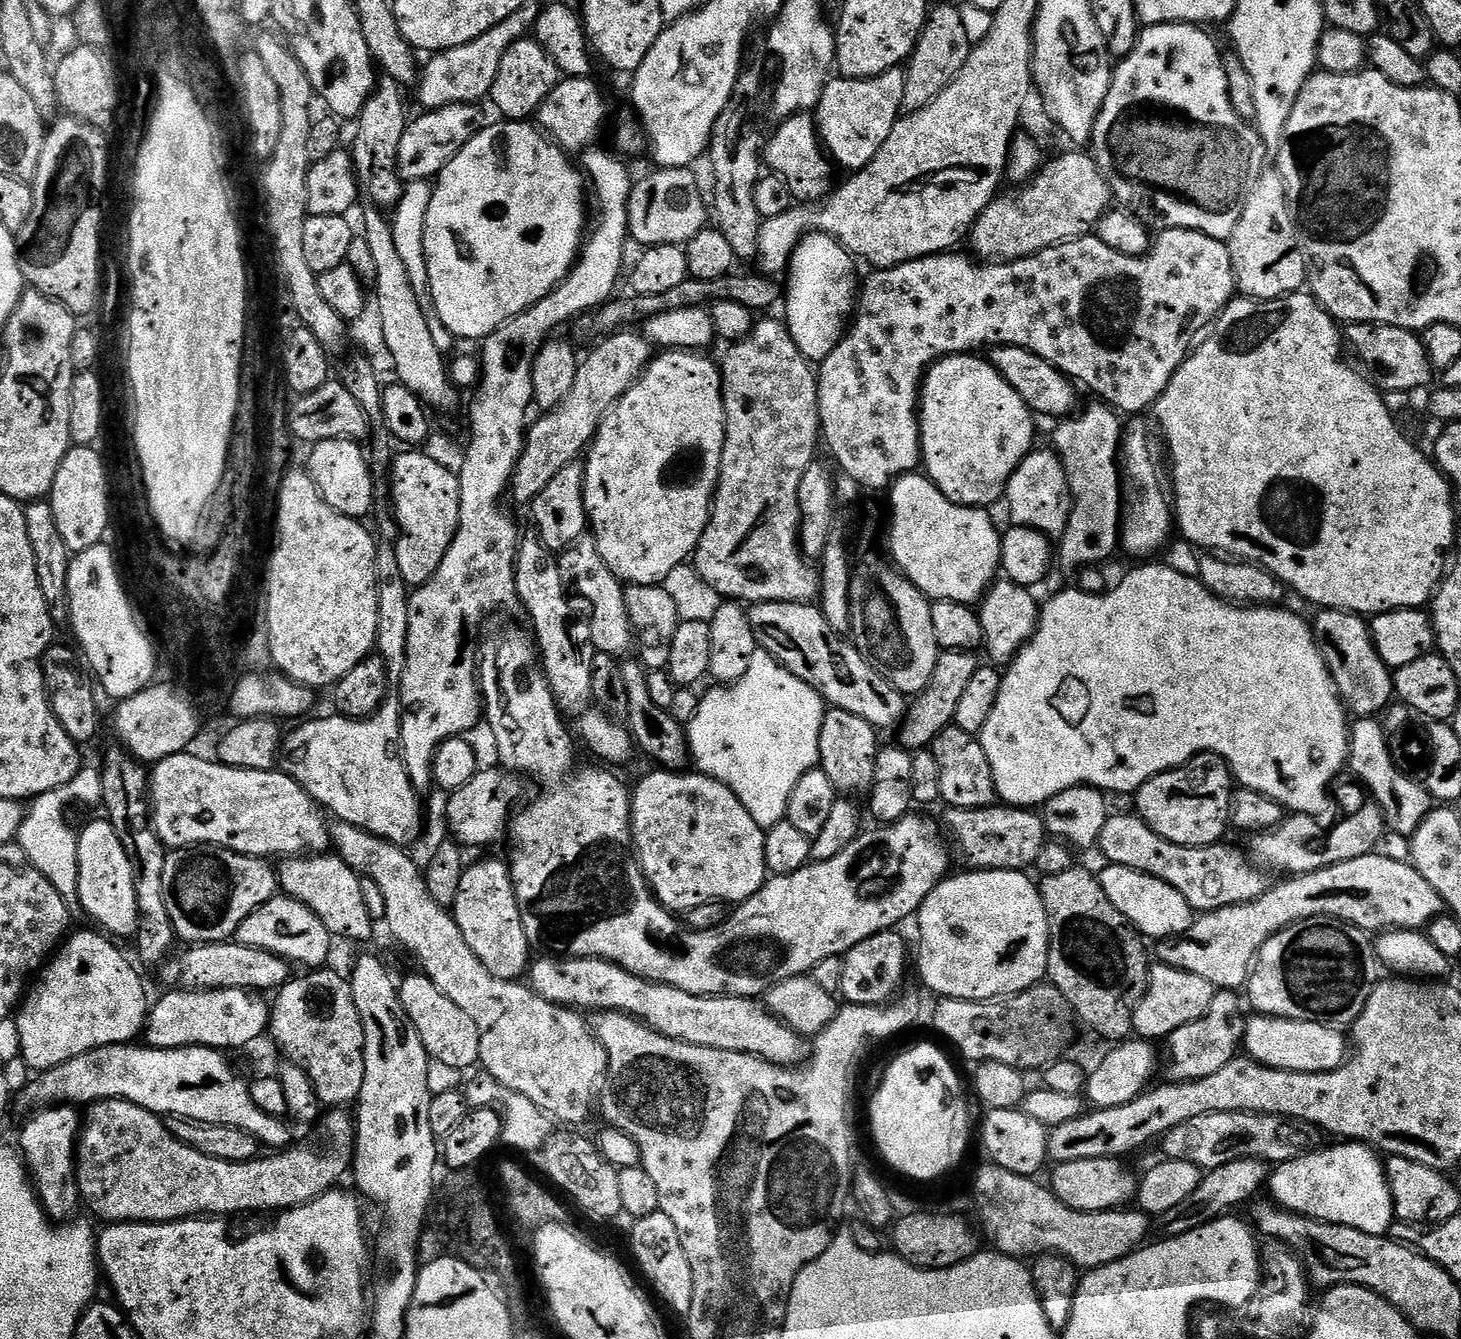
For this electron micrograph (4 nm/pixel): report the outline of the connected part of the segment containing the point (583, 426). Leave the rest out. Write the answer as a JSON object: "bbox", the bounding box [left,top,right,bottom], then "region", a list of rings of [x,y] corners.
{"bbox":[510,330,654,506],"region":[[[632,330],[612,333],[597,344],[586,358],[583,357],[571,392],[564,401],[557,408],[545,411],[541,415],[544,417],[527,429],[524,452],[510,485],[511,499],[513,496],[524,506],[531,505],[536,496],[550,486],[558,470],[568,464],[576,464],[581,459],[582,453],[596,439],[596,432],[604,417],[644,372],[654,356],[653,345],[643,335],[632,333]]]}

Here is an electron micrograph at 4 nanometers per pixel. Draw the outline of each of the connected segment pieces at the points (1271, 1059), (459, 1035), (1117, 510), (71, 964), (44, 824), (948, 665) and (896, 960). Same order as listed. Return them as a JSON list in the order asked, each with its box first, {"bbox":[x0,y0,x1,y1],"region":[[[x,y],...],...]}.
[{"bbox":[1242,1014,1350,1072],"region":[[[1259,1014],[1247,1017],[1242,1048],[1259,1064],[1287,1072],[1329,1072],[1342,1067],[1350,1056],[1349,1037],[1339,1028],[1318,1022],[1283,1020],[1277,1016]]]},{"bbox":[398,976,480,1070],"region":[[[408,976],[399,981],[398,987],[402,1006],[410,1022],[414,1022],[414,1030],[418,1030],[418,1038],[422,1038],[422,1046],[431,1059],[461,1070],[480,1064],[480,1031],[474,1026],[474,1018],[469,1018],[456,1003],[450,1002],[429,976]]]},{"bbox":[1054,402,1122,577],"region":[[[1092,402],[1084,413],[1065,419],[1056,428],[1054,451],[1066,470],[1072,495],[1072,512],[1066,530],[1058,540],[1058,568],[1068,576],[1079,577],[1082,570],[1107,565],[1120,543],[1122,485],[1120,483],[1121,417],[1109,405]]]},{"bbox":[14,932,150,1069],"region":[[[96,932],[69,935],[63,947],[45,963],[38,979],[31,985],[30,991],[23,997],[15,1013],[14,1019],[20,1039],[19,1055],[28,1064],[29,1069],[53,1068],[95,1048],[127,1044],[135,1041],[139,1032],[141,1035],[145,1031],[150,999],[148,1000],[147,994],[144,993],[144,984],[140,981],[135,966],[111,944],[113,941],[107,935]]]},{"bbox":[18,767,102,902],"region":[[[81,767],[78,775],[66,786],[56,788],[45,796],[35,797],[27,809],[24,821],[20,827],[18,843],[21,850],[34,862],[34,866],[44,877],[62,894],[64,899],[72,902],[77,899],[76,887],[78,886],[78,832],[67,824],[68,807],[71,804],[85,804],[92,808],[102,801],[102,778],[100,768]]]},{"bbox":[898,651,978,750],"region":[[[941,651],[927,690],[911,701],[908,711],[904,714],[904,723],[898,729],[899,747],[909,750],[931,749],[935,739],[942,734],[942,730],[954,724],[958,701],[962,699],[965,687],[970,683],[974,670],[978,667],[976,658],[978,658],[976,652]]]},{"bbox":[839,930,908,1008],"region":[[[896,930],[879,932],[844,953],[839,995],[845,996],[849,1005],[875,1008],[889,1003],[901,991],[900,983],[908,968],[908,948],[898,933]]]}]

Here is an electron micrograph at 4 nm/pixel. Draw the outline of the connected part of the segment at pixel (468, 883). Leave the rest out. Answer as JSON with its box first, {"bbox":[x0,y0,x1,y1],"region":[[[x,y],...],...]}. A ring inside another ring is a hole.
{"bbox":[450,860,530,981],"region":[[[480,860],[477,864],[469,863],[462,874],[462,882],[458,886],[456,901],[450,906],[450,911],[456,918],[458,930],[462,930],[462,938],[466,938],[466,946],[478,954],[478,962],[494,974],[494,978],[519,981],[520,976],[529,971],[530,945],[526,938],[526,926],[522,926],[522,914],[516,897],[516,884],[512,880],[512,870],[507,863],[500,860]]]}

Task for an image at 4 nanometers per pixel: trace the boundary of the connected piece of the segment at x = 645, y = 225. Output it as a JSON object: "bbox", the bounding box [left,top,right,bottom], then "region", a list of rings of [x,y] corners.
{"bbox":[628,168,710,248],"region":[[[659,168],[632,185],[628,203],[628,234],[644,248],[663,244],[687,245],[703,228],[709,227],[710,208],[704,205],[700,184],[692,168]]]}

